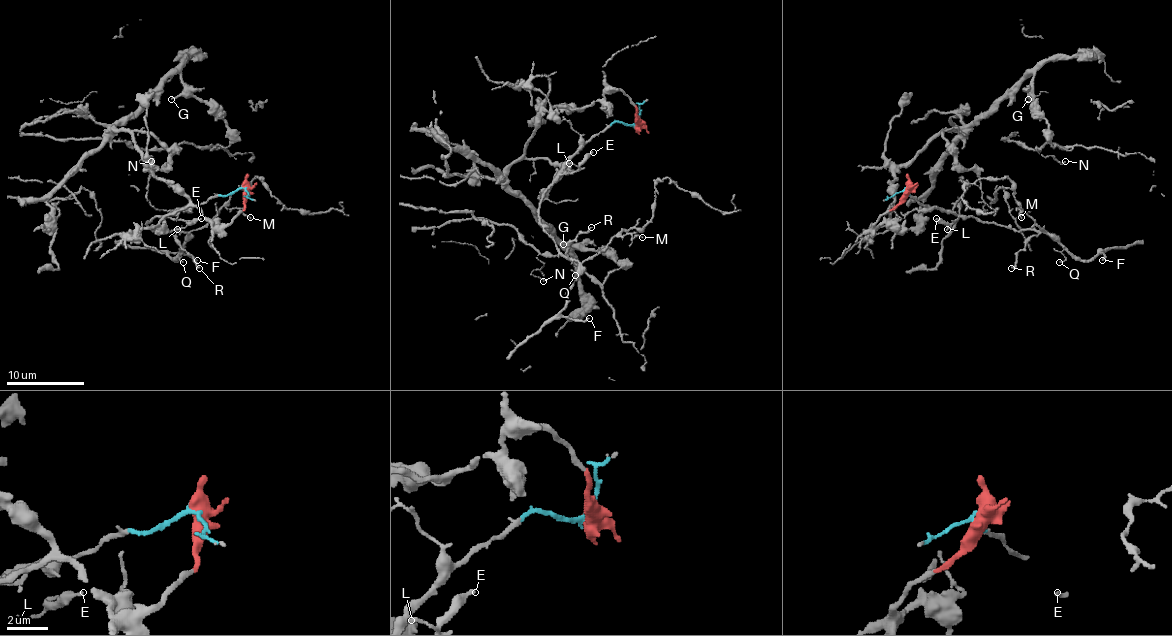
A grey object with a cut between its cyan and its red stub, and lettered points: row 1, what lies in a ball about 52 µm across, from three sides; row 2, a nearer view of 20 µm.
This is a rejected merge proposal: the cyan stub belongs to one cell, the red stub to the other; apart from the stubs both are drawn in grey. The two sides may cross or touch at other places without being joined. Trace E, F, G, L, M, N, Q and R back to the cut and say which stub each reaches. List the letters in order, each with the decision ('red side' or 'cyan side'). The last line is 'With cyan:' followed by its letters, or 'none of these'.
E: cyan side
F: cyan side
G: red side
L: cyan side
M: cyan side
N: red side
Q: cyan side
R: cyan side
With cyan: E, F, L, M, Q, R

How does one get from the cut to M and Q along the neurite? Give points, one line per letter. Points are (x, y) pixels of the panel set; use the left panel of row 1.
M: (244, 189), (157, 216), (147, 225), (169, 231), (203, 227), (223, 206), (238, 208), (250, 218)
Q: (244, 189), (207, 198), (149, 222), (149, 227), (186, 233), (182, 262)

